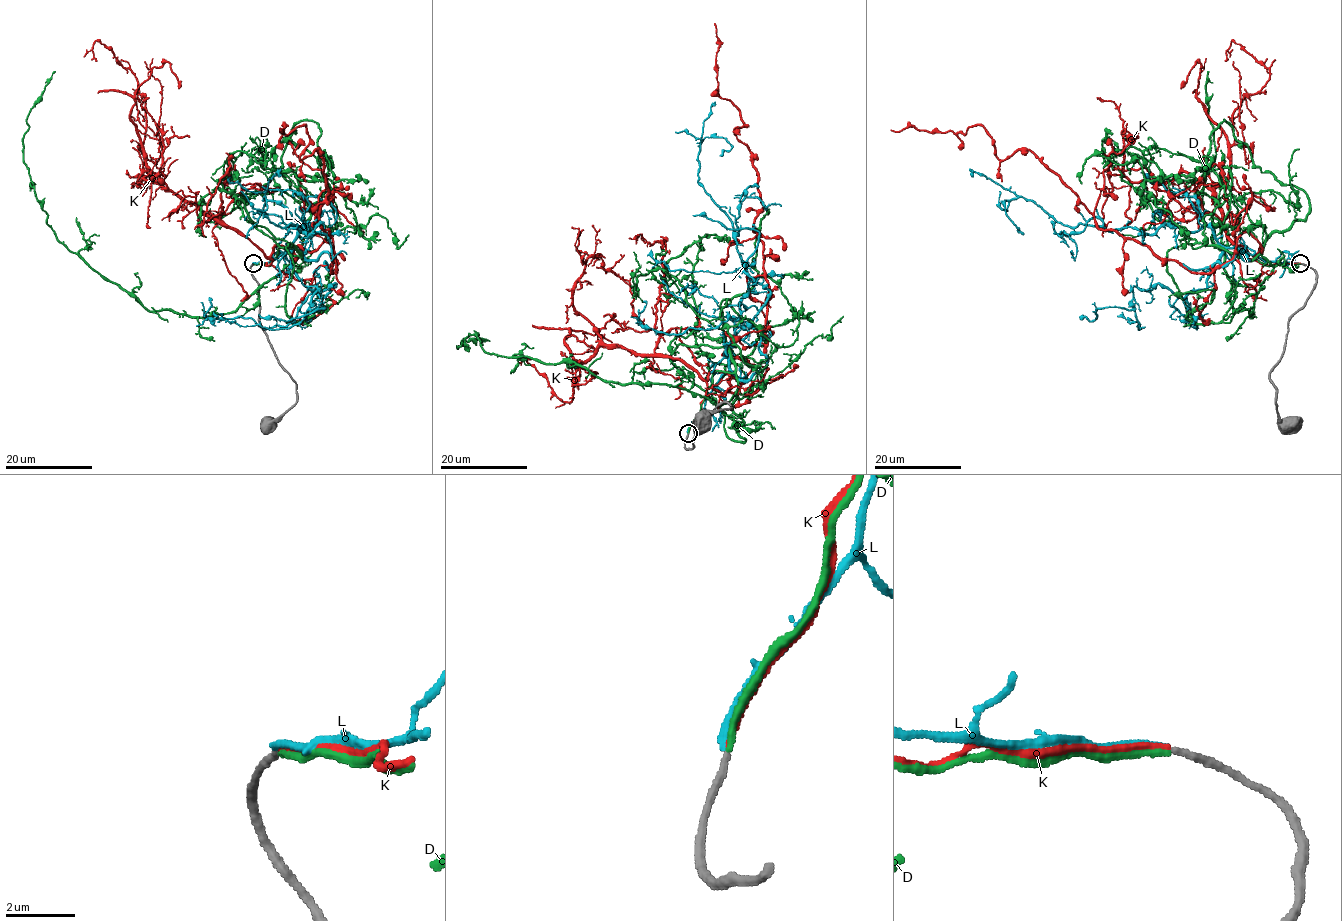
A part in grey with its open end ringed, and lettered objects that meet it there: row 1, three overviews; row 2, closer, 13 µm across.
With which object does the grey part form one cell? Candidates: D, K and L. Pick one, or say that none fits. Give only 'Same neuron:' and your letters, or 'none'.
Same neuron: K

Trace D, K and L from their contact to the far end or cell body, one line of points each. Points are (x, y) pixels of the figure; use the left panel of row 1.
D: (253, 263), (284, 248), (303, 260), (235, 311), (191, 317), (148, 311), (70, 252), (24, 162), (55, 71)
K: (253, 263), (278, 245), (295, 260), (328, 232), (333, 273), (322, 157), (300, 159), (304, 125), (280, 129)
L: (253, 263), (295, 248), (299, 226), (314, 234), (274, 225), (264, 197), (298, 225), (285, 235)

